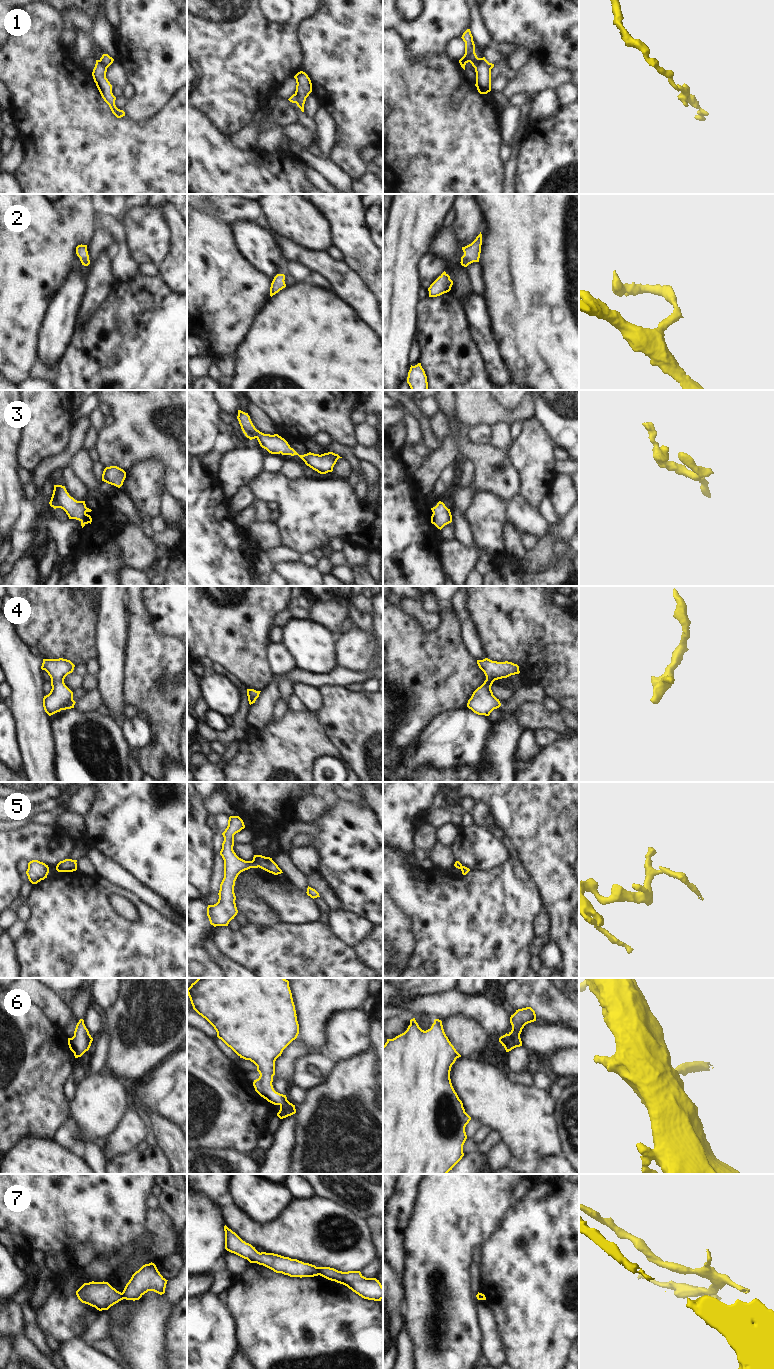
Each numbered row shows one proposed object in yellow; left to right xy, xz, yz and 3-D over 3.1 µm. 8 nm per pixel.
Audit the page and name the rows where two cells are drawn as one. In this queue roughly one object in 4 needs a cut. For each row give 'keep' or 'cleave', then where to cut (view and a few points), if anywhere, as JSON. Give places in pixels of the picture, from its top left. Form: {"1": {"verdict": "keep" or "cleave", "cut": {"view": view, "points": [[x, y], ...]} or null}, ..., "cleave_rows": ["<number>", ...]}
{"1": {"verdict": "cleave", "cut": {"view": "yz", "points": [[475, 67], [484, 61], [490, 69]]}}, "2": {"verdict": "keep", "cut": null}, "3": {"verdict": "keep", "cut": null}, "4": {"verdict": "keep", "cut": null}, "5": {"verdict": "keep", "cut": null}, "6": {"verdict": "keep", "cut": null}, "7": {"verdict": "cleave", "cut": {"view": "xz", "points": [[317, 1267], [319, 1274]]}}, "cleave_rows": ["1", "7"]}

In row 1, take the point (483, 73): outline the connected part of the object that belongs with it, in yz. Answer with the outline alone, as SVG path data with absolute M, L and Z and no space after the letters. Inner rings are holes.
M485 61L479 63L475 68L477 90L480 94L487 94L491 91L491 69Z

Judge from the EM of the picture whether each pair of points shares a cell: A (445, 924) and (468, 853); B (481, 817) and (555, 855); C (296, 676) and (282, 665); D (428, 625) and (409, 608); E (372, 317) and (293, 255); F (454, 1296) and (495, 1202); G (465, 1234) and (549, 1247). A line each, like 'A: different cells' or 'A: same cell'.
A: different cells
B: different cells
C: different cells
D: same cell
E: same cell
F: same cell
G: different cells

